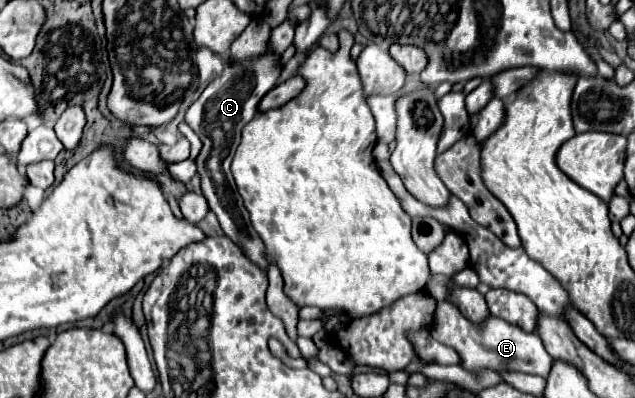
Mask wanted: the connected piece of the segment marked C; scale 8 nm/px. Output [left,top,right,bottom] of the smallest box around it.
[185,53,281,271]

